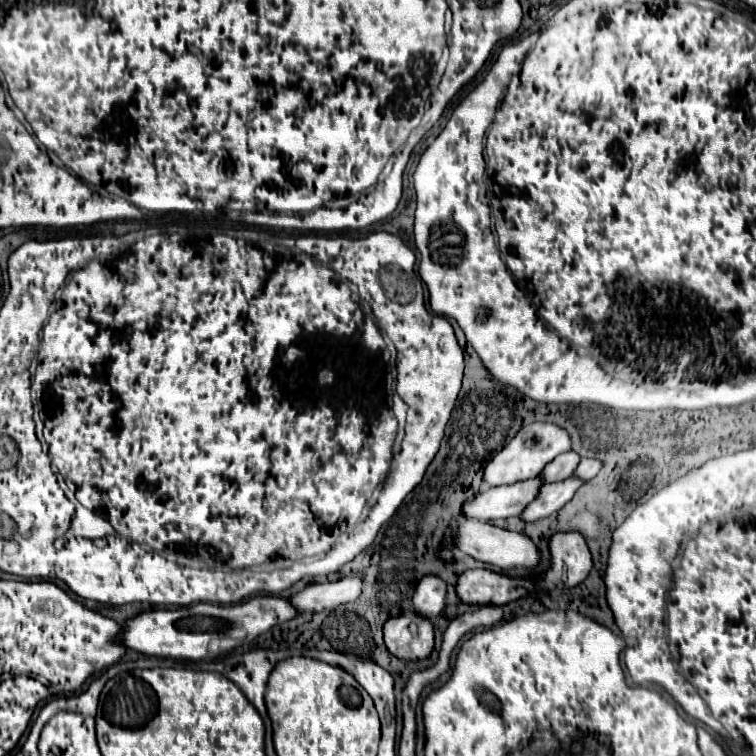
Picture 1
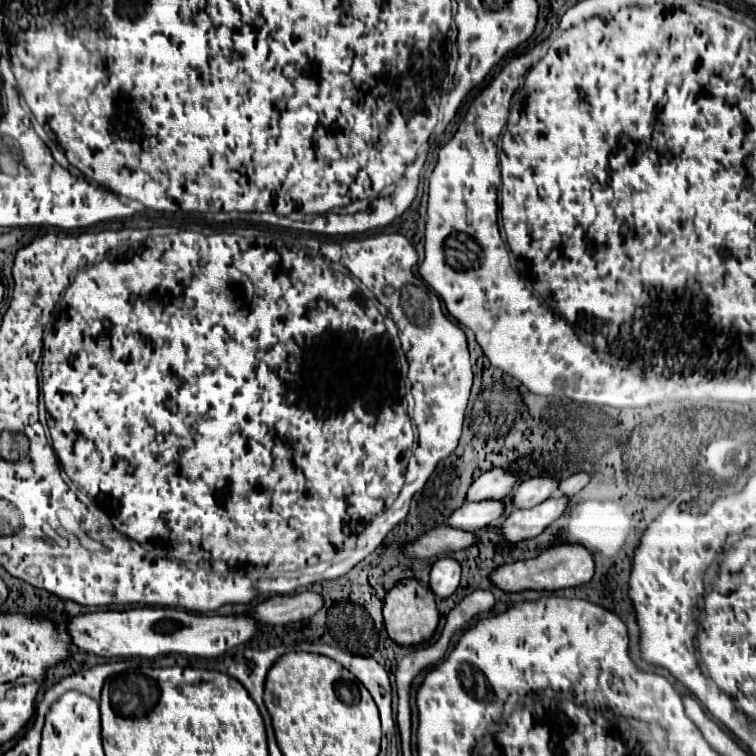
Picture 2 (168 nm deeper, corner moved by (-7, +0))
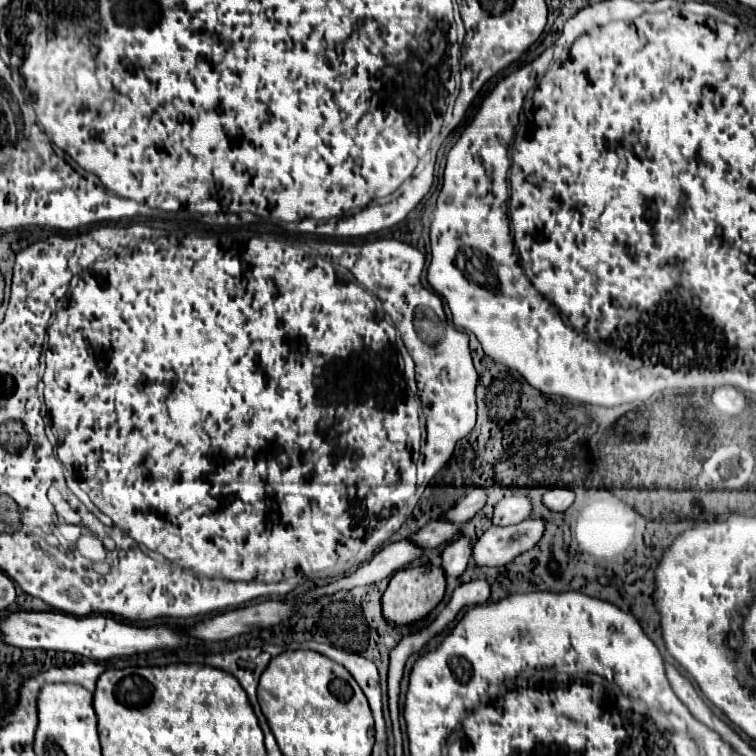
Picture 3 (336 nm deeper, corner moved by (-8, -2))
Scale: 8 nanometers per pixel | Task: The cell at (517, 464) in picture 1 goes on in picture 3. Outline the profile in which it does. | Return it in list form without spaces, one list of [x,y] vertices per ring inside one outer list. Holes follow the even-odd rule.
[[[481,487],[471,489],[455,507],[441,513],[441,519],[449,521],[449,523],[465,523],[485,505],[485,499],[487,499],[485,489],[481,489]]]

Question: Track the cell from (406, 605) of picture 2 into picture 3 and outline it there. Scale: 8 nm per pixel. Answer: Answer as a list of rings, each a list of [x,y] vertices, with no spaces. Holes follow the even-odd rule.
[[[421,565],[401,569],[391,577],[389,587],[383,595],[383,615],[387,621],[397,625],[413,623],[429,615],[429,611],[435,609],[435,605],[443,599],[443,593],[445,593],[445,571],[441,571],[441,567]]]

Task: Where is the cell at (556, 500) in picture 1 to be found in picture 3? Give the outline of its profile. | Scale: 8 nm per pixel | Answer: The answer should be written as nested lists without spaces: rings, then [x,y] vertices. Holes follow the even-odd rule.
[[[537,517],[509,527],[489,527],[473,545],[473,561],[477,567],[503,567],[535,547],[543,529],[545,521]]]

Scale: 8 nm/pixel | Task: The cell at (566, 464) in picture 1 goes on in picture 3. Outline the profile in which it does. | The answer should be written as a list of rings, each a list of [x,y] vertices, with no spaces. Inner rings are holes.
[[[513,495],[505,497],[495,505],[493,511],[493,525],[507,527],[507,525],[517,525],[523,519],[527,519],[531,513],[531,501],[523,495]]]

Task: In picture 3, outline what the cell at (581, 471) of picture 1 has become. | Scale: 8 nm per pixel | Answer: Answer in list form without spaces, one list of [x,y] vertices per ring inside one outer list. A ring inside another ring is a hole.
[[[551,489],[543,495],[543,505],[553,513],[563,513],[565,509],[571,507],[573,499],[575,499],[575,493],[569,489]]]

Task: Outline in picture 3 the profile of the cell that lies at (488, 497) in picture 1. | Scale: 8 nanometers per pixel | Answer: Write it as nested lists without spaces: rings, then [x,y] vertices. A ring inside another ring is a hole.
[[[441,519],[437,521],[429,521],[423,529],[419,529],[417,533],[409,535],[407,539],[423,549],[435,549],[447,541],[451,541],[455,535],[459,535],[459,525],[455,523],[445,523]]]

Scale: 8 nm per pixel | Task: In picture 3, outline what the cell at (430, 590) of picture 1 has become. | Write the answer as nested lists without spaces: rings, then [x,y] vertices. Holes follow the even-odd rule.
[[[459,535],[457,539],[453,539],[451,543],[445,545],[445,549],[443,549],[445,575],[451,575],[451,577],[463,575],[463,571],[467,569],[469,557],[471,557],[471,547],[473,547],[473,543],[467,535]]]

